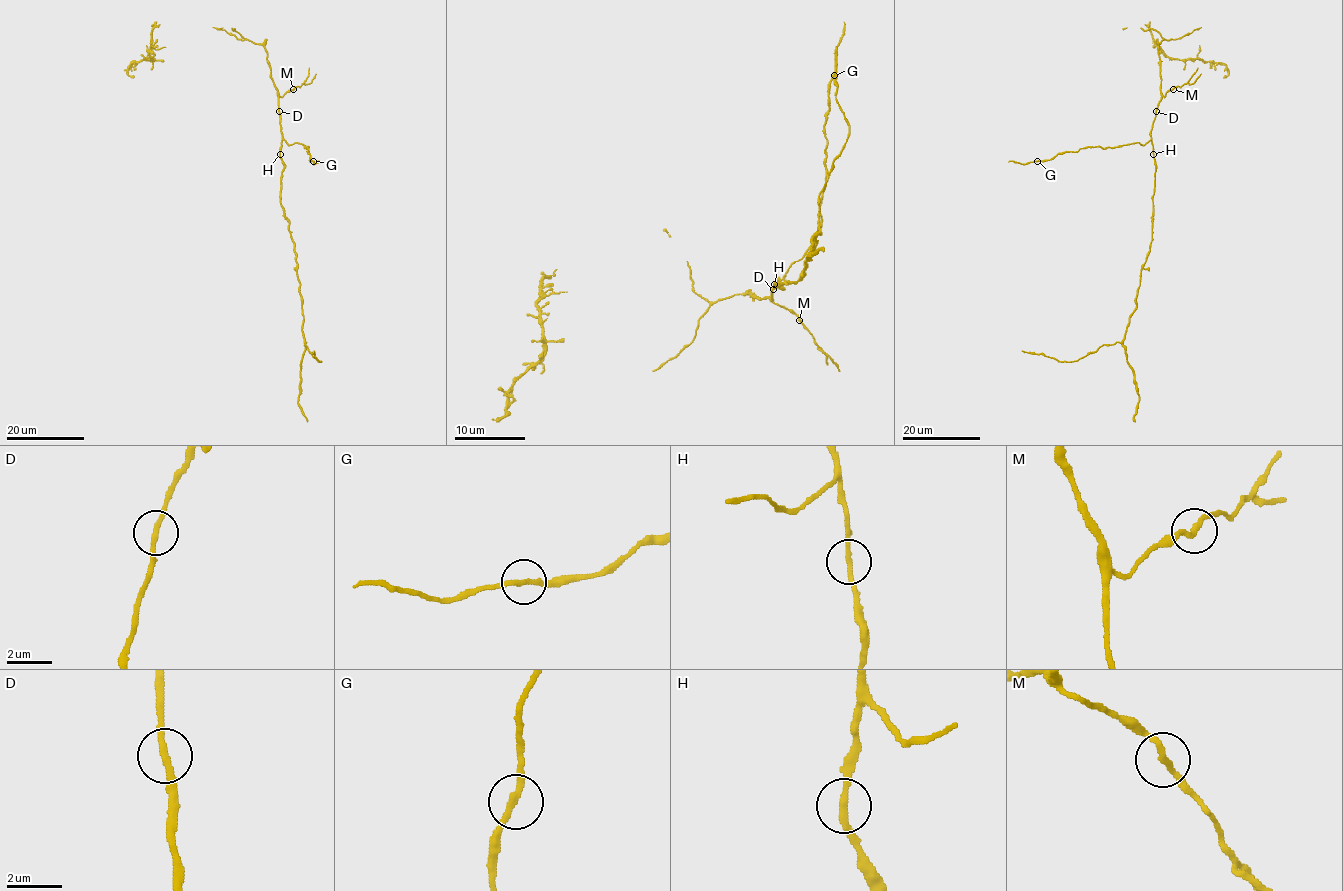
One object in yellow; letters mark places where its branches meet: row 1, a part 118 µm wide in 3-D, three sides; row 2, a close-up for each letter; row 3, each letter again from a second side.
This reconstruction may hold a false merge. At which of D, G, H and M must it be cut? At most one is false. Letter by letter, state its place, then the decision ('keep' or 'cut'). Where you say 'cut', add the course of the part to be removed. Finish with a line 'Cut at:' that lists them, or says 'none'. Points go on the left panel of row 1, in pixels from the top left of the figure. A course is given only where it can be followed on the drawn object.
D: (279, 111) | keep
G: (313, 161) | keep
H: (280, 154) | keep
M: (293, 89) | keep
Cut at: none

